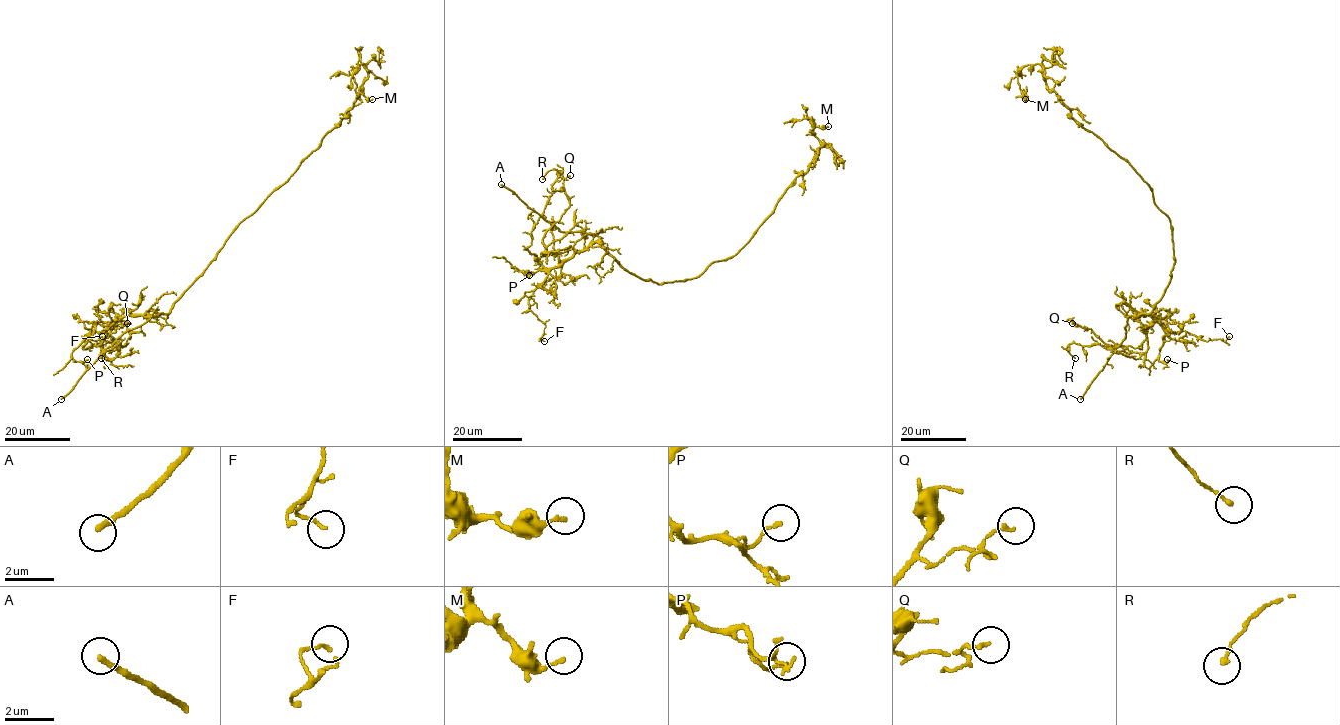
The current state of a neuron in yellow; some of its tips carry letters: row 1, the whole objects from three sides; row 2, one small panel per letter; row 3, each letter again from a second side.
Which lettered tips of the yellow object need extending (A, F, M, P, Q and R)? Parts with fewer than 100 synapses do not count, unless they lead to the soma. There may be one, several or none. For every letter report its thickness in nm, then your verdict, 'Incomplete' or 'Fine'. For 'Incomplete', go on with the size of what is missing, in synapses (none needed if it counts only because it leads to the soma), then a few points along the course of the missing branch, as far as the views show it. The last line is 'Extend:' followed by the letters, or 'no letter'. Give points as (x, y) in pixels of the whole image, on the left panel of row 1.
A: Thickness 240 nm. Incomplete
F: Thickness 110 nm. Fine
M: Thickness 150 nm. Fine
P: Thickness 120 nm. Fine
Q: Thickness 110 nm. Fine
R: Thickness 150 nm. Fine
Extend: A

